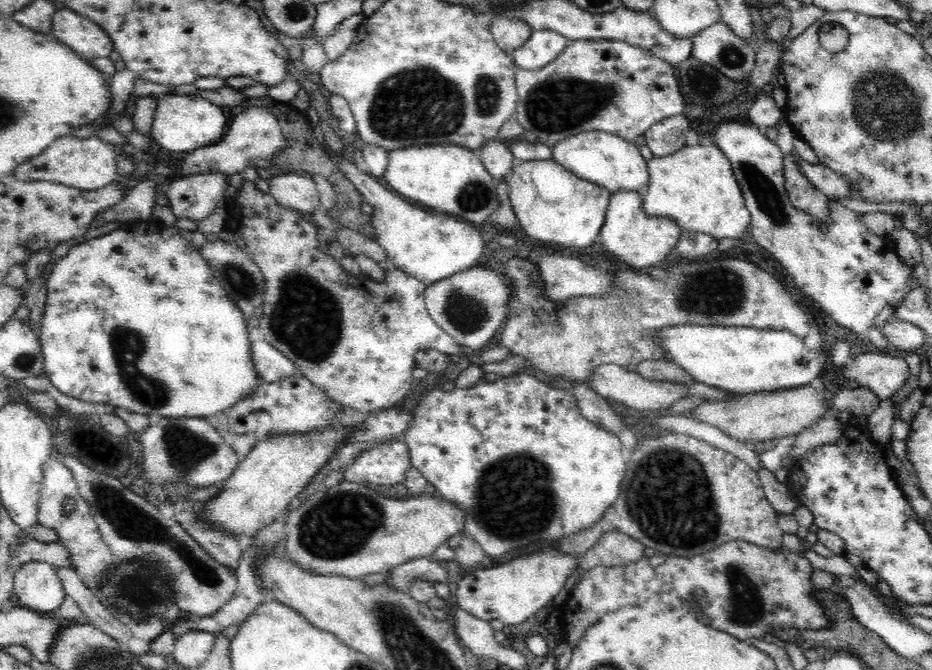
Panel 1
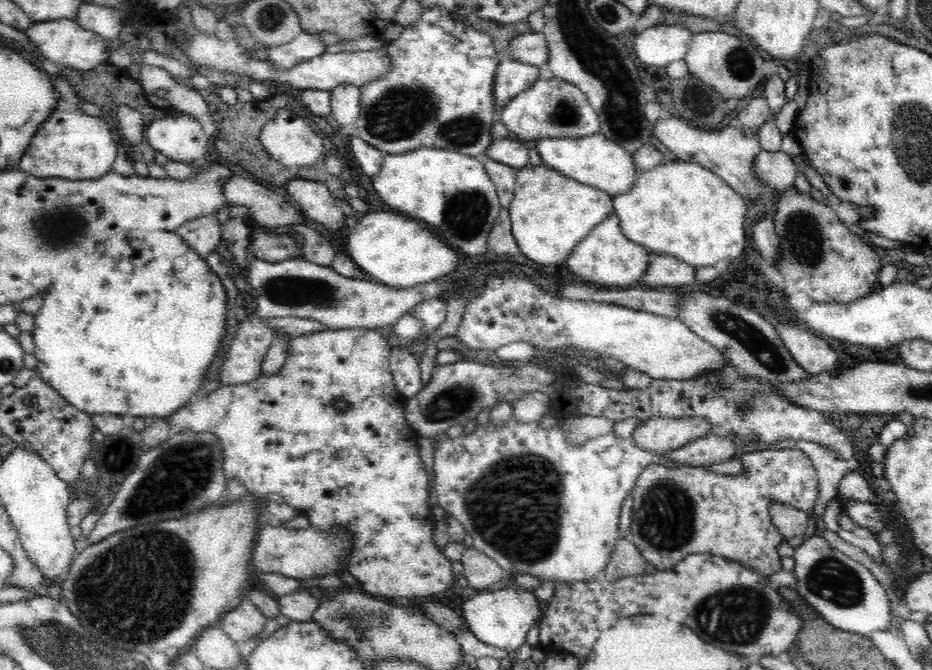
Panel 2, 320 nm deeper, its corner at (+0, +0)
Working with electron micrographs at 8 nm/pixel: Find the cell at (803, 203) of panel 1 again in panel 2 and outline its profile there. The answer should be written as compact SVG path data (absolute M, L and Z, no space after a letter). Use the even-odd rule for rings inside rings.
M796 187L783 191L775 211L775 231L780 237L780 258L775 267L784 278L785 296L795 292L805 292L813 302L848 304L858 298L864 298L878 290L878 274L880 274L880 256L858 235L852 233L848 226L840 223L833 202L818 202L810 193L800 193Z

